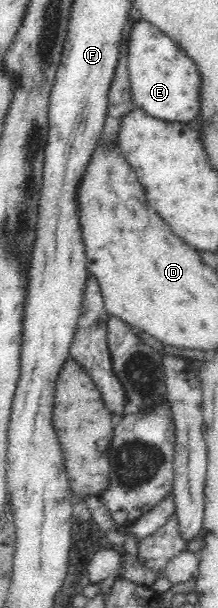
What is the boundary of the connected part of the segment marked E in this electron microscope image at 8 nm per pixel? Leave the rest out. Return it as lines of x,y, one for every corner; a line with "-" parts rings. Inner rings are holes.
132,18
126,28
127,71
132,100
147,115
167,122
188,123
199,115
199,70
189,56
159,28
145,20

